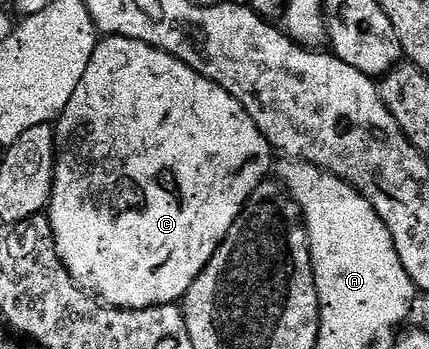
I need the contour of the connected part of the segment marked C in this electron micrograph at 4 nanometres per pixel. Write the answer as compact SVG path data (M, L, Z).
M123 36L99 39L98 45L94 47L92 58L84 70L84 78L80 78L80 86L76 86L76 94L72 94L68 106L64 106L56 121L54 150L54 185L48 215L62 264L78 283L78 287L93 294L103 304L123 310L178 304L185 297L192 282L196 282L204 266L208 266L212 254L216 254L220 242L224 242L228 230L232 230L232 222L236 222L248 198L269 177L266 175L270 172L272 157L270 143L264 134L260 134L256 122L248 118L248 110L244 110L244 106L240 106L240 102L236 102L228 90L204 78L175 56Z

